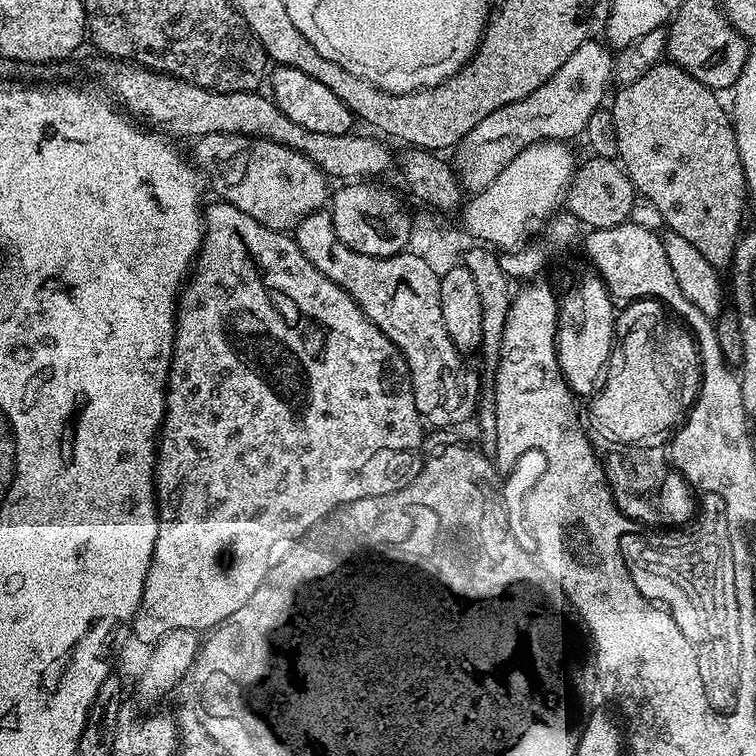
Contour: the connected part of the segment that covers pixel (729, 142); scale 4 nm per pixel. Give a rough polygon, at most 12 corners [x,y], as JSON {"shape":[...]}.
{"shape":[[671,62],[610,100],[664,228],[727,269],[750,195],[729,109]]}

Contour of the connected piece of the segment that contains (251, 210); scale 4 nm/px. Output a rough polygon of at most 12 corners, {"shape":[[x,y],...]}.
{"shape":[[206,134],[191,159],[217,197],[291,233],[329,177],[278,142]]}

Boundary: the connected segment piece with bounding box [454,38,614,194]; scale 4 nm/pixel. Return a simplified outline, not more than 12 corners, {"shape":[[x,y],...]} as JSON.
{"shape":[[587,40],[534,94],[486,114],[454,149],[481,192],[543,140],[583,137],[613,53]]}

